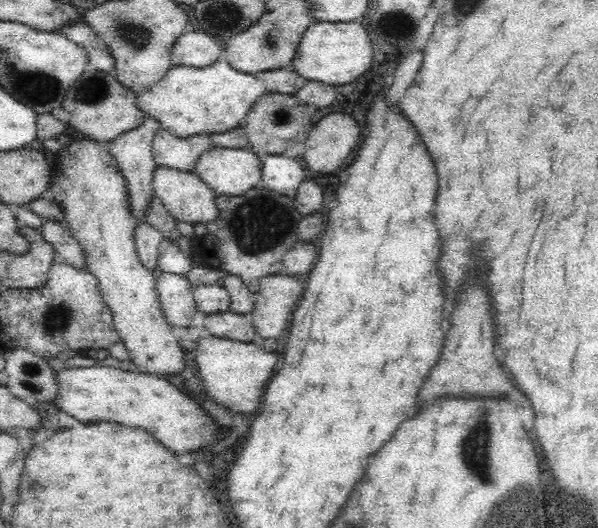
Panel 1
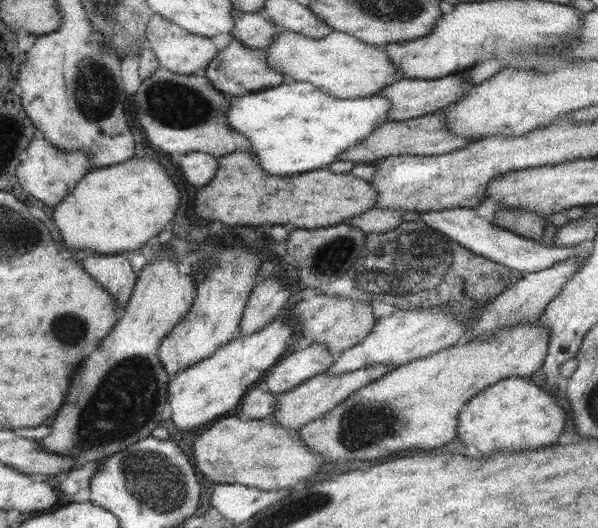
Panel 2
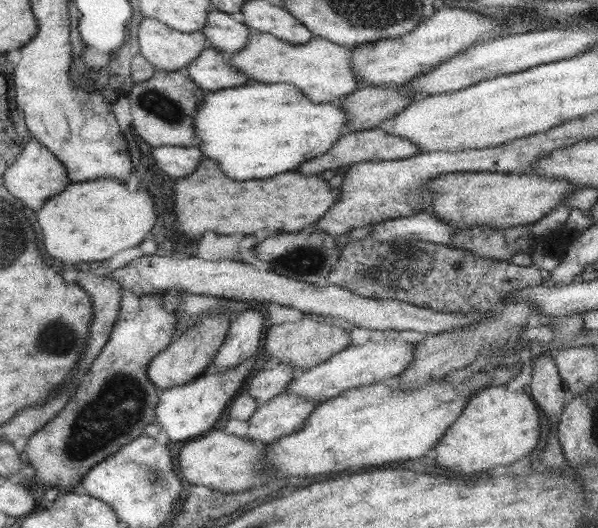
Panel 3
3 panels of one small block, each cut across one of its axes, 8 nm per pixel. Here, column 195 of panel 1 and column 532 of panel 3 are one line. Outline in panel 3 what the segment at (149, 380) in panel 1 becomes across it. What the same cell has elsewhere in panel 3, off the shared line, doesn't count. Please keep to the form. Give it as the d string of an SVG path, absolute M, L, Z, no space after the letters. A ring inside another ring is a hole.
M506 384L484 386L468 400L462 414L447 428L440 444L434 445L436 452L431 452L431 456L436 456L440 466L462 470L462 474L484 472L492 466L512 464L530 454L538 446L540 434L540 410L531 396L523 390L510 391Z

